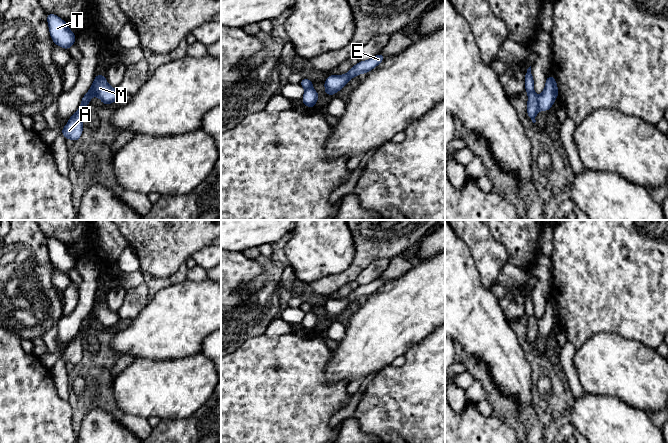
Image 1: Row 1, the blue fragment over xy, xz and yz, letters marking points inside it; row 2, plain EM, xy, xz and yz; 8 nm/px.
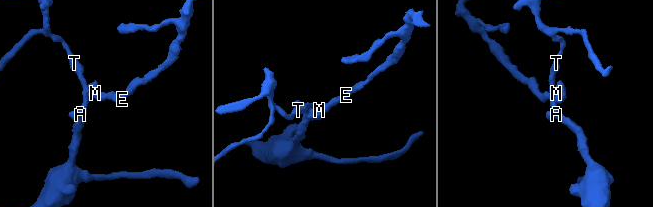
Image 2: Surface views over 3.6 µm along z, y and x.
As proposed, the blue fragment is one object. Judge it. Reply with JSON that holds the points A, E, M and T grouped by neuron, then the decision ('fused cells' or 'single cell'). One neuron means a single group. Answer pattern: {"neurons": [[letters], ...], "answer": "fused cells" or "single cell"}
{"neurons": [["A", "T"], ["E", "M"]], "answer": "fused cells"}

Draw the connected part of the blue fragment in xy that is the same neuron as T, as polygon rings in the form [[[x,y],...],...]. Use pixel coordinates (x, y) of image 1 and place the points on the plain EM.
[[[46,238],[49,256],[52,265],[68,274],[76,265],[73,255],[68,252],[67,247],[55,238]]]

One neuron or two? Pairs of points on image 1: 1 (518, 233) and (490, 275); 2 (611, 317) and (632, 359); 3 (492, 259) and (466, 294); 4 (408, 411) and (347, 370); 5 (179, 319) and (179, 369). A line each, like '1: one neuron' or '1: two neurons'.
1: two neurons
2: two neurons
3: two neurons
4: two neurons
5: two neurons

